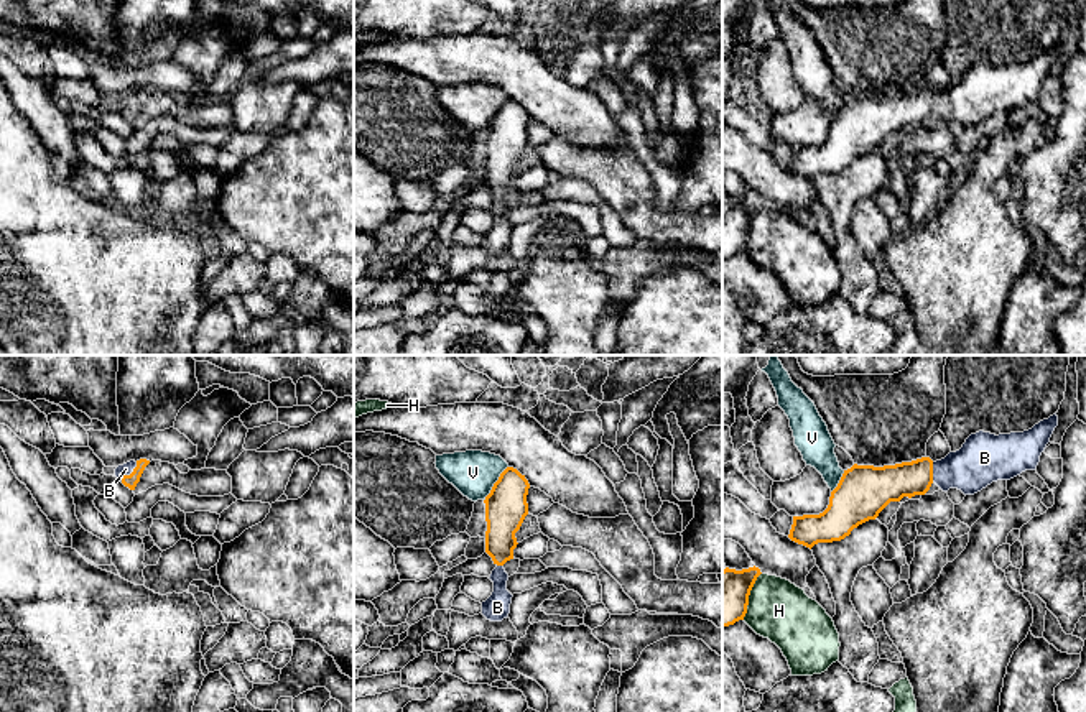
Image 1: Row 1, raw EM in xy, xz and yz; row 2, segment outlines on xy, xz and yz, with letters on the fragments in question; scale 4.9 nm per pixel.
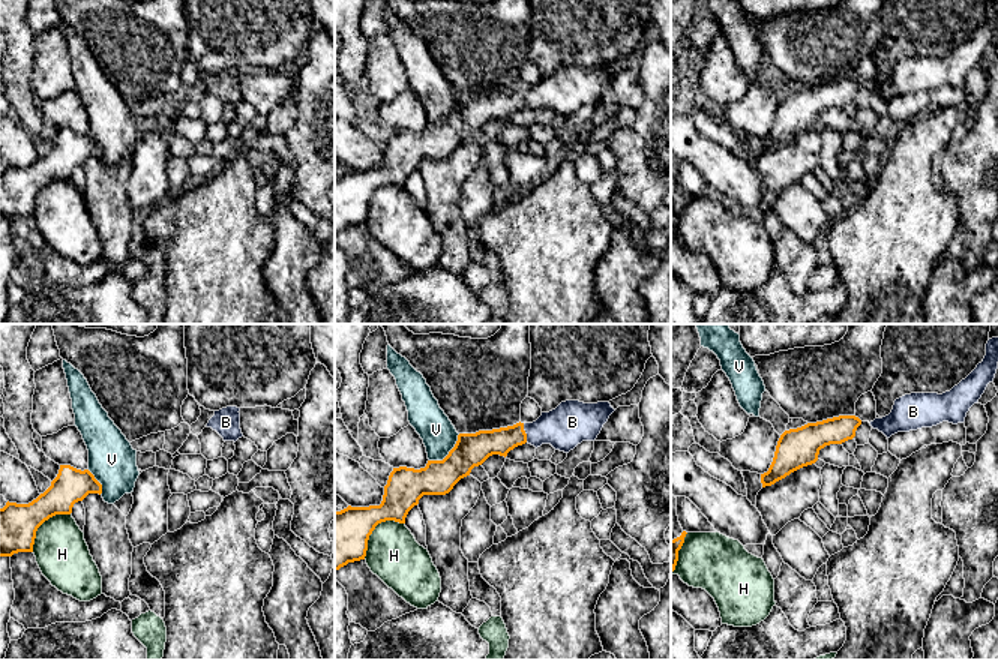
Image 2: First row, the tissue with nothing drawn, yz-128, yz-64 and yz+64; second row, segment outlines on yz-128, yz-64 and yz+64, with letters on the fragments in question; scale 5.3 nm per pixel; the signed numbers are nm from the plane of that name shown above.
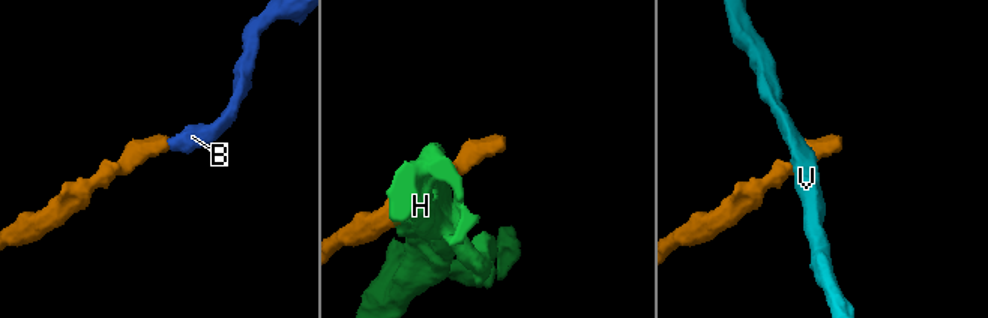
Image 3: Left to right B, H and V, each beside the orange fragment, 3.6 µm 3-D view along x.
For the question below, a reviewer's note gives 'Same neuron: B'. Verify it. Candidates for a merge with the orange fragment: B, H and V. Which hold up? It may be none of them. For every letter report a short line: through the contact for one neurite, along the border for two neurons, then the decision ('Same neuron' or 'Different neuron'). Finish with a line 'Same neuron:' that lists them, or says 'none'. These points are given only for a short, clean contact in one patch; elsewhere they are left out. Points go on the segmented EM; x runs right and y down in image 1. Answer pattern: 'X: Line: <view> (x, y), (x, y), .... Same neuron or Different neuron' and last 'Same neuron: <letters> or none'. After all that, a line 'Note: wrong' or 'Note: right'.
B: Line: xy (130, 480), (132, 472), (125, 469). Same neuron
H: Different neuron
V: Different neuron
Same neuron: B
Note: right

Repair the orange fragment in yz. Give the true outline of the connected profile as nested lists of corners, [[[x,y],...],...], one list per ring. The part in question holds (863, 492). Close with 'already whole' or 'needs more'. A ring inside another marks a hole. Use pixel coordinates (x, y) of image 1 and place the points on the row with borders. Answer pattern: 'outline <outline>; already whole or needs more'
outline [[[1055,413],[1023,432],[996,436],[979,431],[971,434],[959,451],[949,452],[944,459],[936,462],[930,457],[921,457],[912,462],[884,467],[854,464],[851,469],[844,470],[823,513],[793,516],[788,538],[811,549],[818,543],[844,539],[859,525],[875,520],[890,502],[900,502],[903,497],[925,495],[933,482],[943,492],[958,488],[964,495],[974,495],[992,482],[1010,480],[1025,470],[1035,470],[1056,426],[1058,416]]]; needs more

